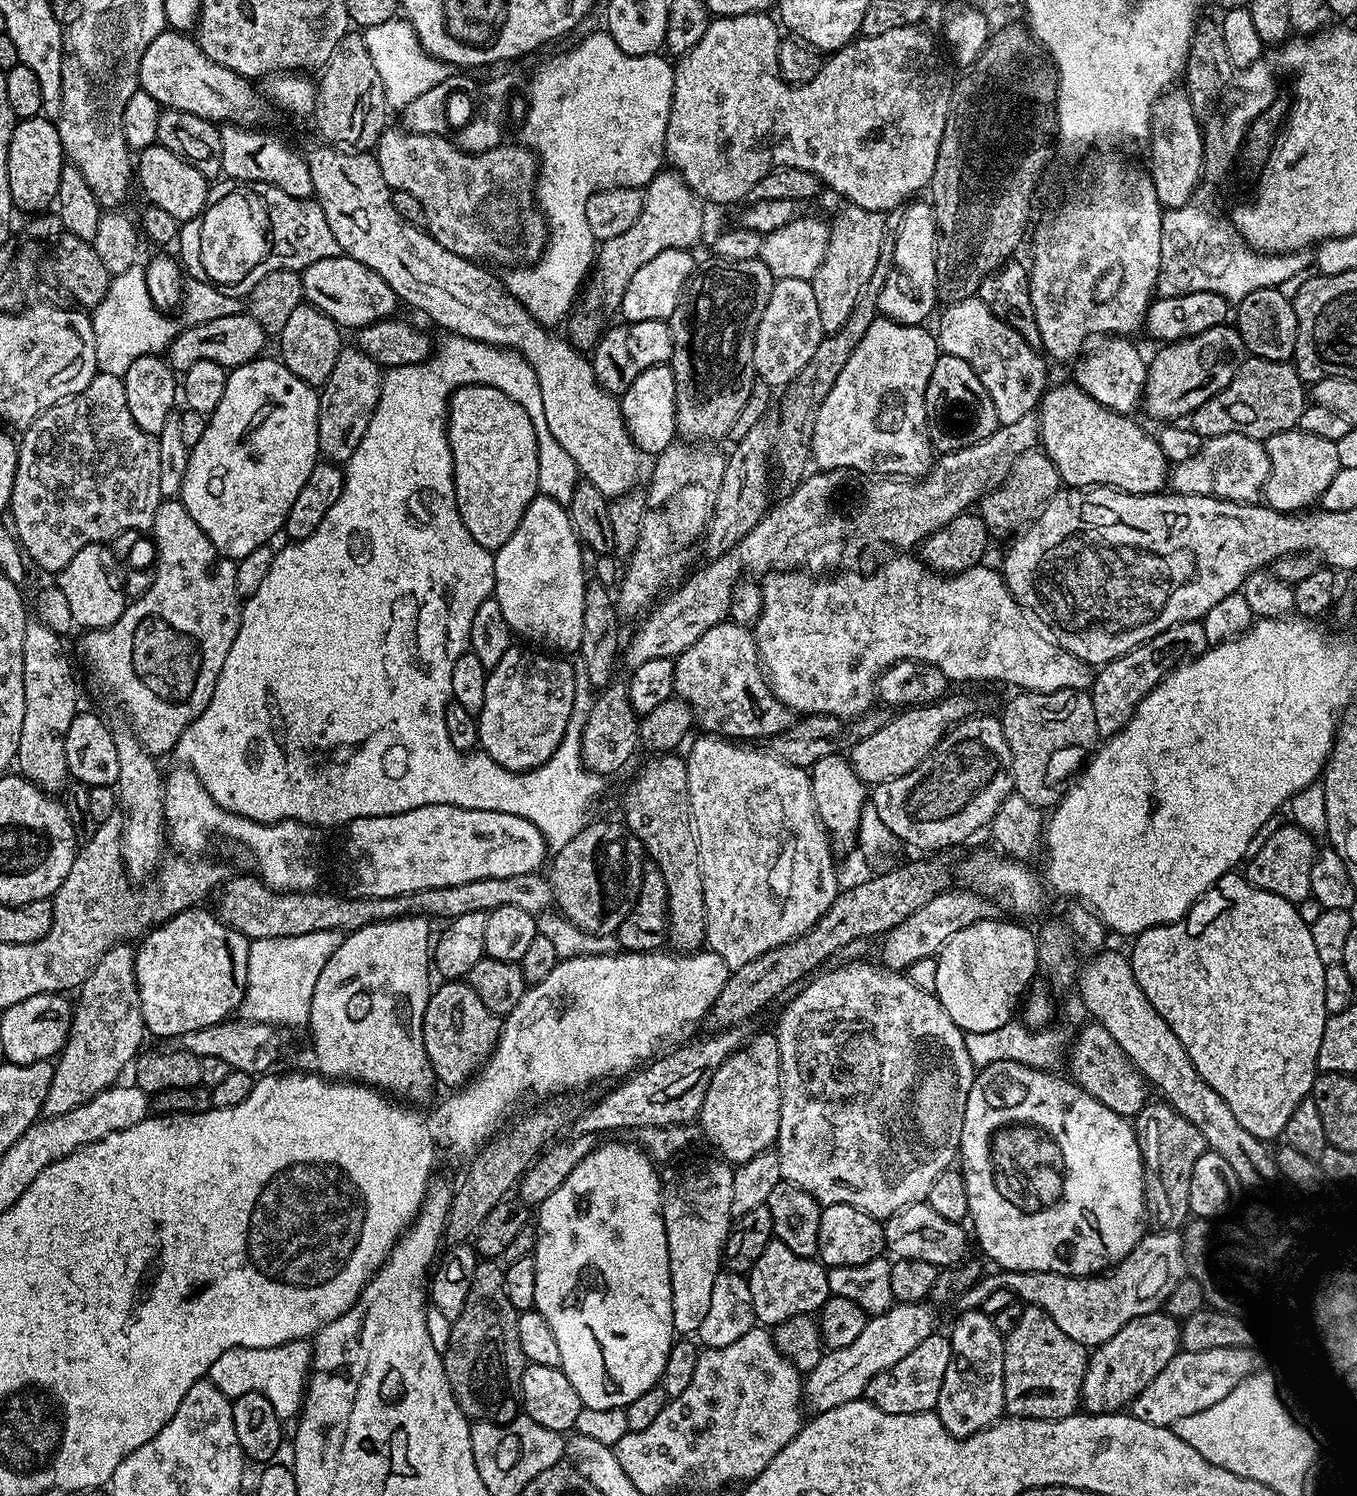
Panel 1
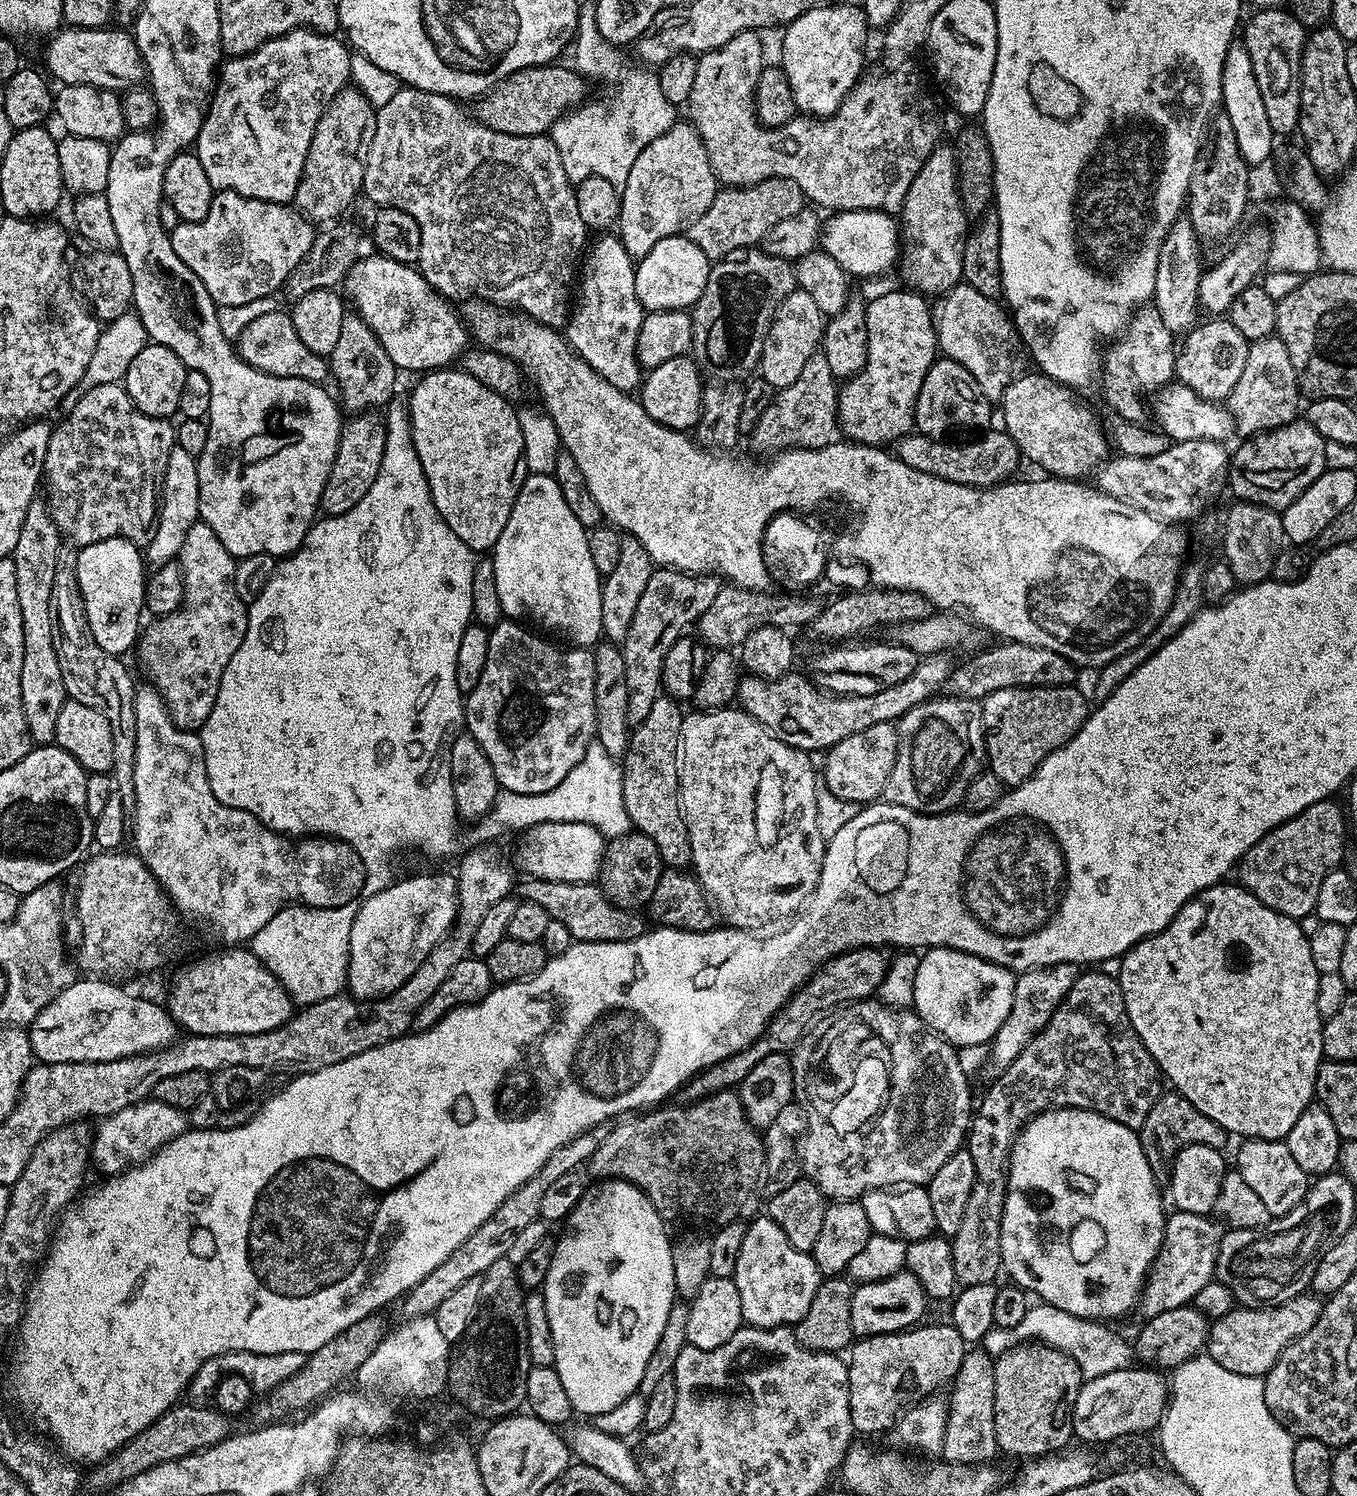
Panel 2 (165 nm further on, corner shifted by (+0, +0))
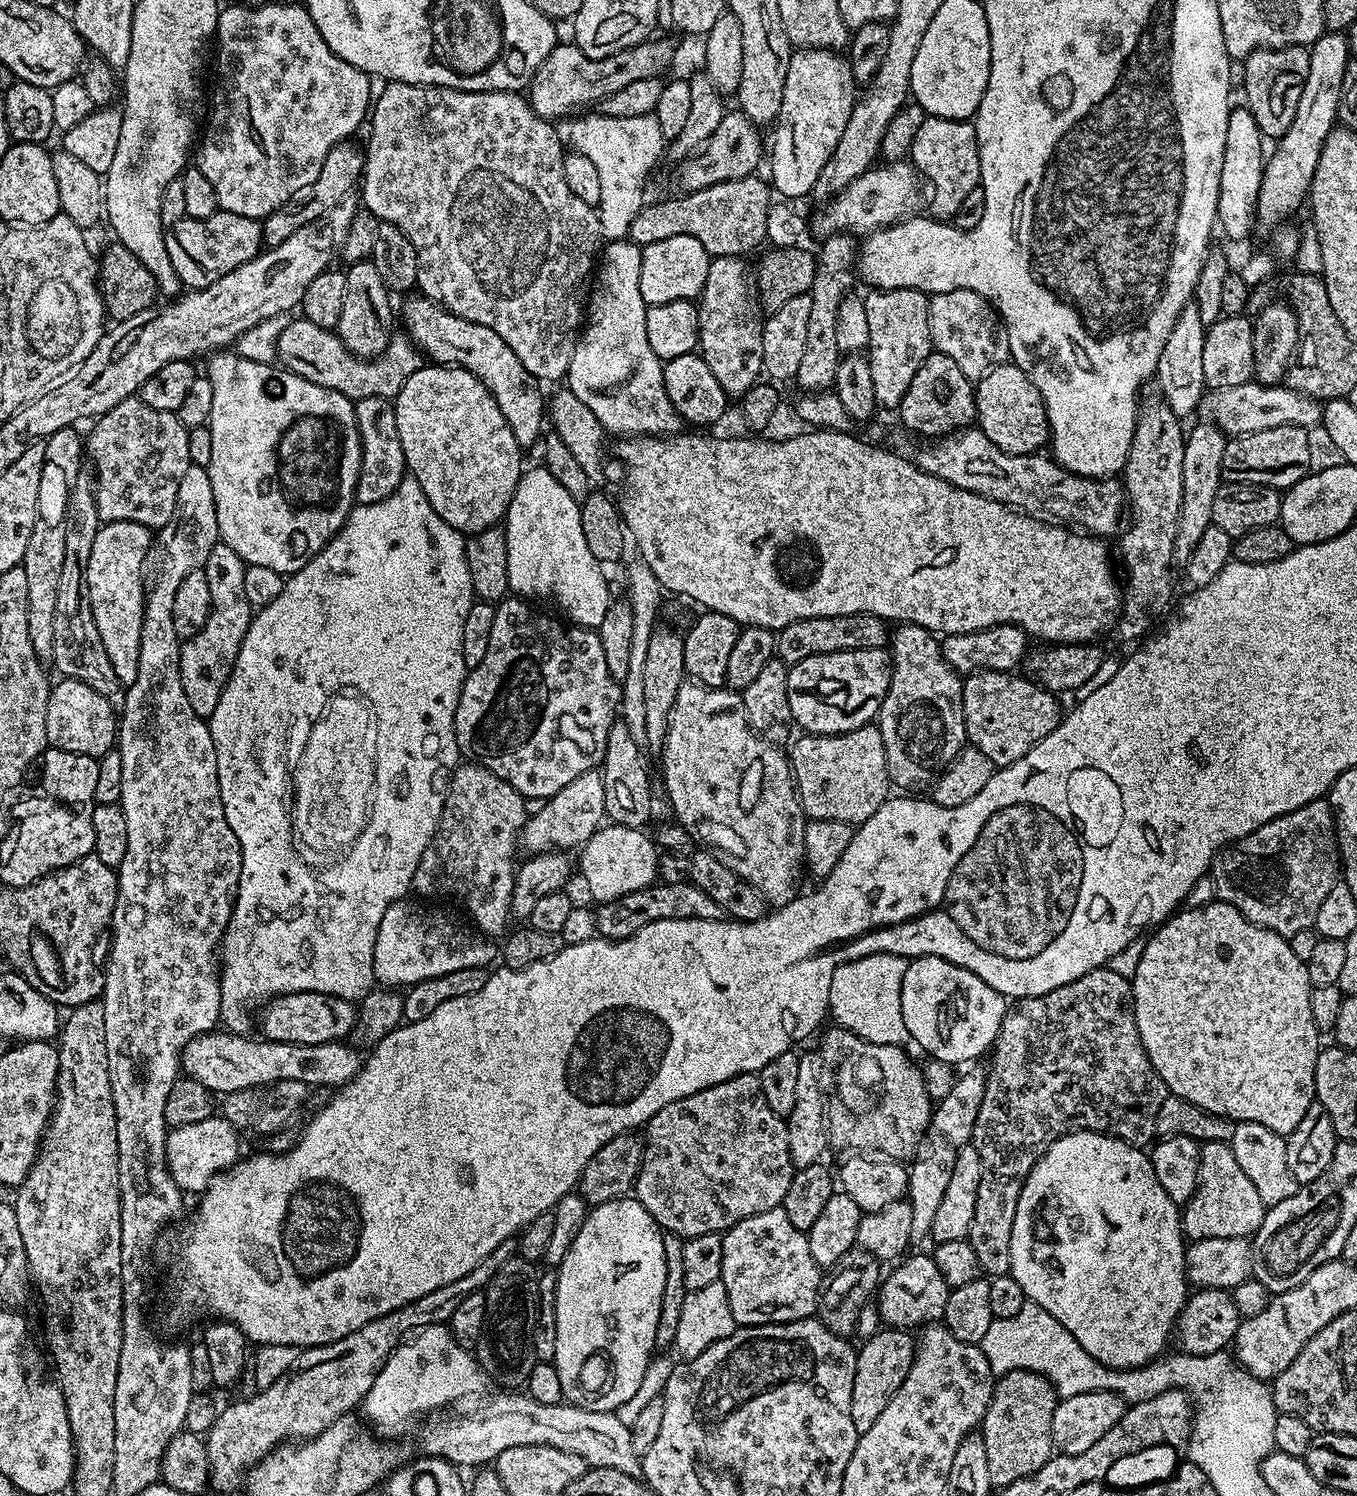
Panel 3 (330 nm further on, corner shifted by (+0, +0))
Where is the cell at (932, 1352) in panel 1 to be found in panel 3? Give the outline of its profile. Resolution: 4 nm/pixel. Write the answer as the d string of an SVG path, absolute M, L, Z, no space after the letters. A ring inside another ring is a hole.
M881 1330L867 1337L861 1344L864 1345L859 1345L856 1354L854 1394L850 1398L850 1418L854 1418L857 1433L870 1430L870 1426L874 1426L878 1419L878 1414L886 1410L898 1386L906 1382L906 1374L910 1374L916 1353L916 1340L908 1330Z

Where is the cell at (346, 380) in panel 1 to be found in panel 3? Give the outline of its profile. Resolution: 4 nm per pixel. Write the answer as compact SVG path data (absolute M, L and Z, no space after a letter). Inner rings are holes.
M371 258L348 264L344 277L346 294L342 301L342 318L338 318L334 331L346 346L346 350L350 350L354 356L378 357L382 350L386 350L390 333L393 331L392 304L388 301L389 290L382 282L382 277L378 275Z

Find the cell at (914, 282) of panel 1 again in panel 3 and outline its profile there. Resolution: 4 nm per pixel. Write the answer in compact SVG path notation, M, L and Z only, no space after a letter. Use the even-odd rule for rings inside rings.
M925 115L922 126L918 126L918 134L914 134L910 163L926 181L927 191L928 188L932 191L932 197L926 200L927 211L935 219L951 221L958 214L958 206L962 206L962 201L970 195L970 190L980 187L980 143L976 141L975 123Z

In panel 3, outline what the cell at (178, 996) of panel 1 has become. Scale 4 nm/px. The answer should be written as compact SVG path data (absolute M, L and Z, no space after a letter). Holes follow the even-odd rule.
M287 992L285 996L269 999L263 1008L260 1028L264 1032L261 1033L269 1040L290 1042L291 1044L329 1044L335 1040L343 1041L345 1038L351 1037L358 1015L357 1005L347 996L331 996L322 992Z

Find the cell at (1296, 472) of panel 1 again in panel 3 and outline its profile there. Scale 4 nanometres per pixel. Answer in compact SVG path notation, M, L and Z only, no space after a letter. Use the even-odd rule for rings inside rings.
M1291 424L1233 436L1222 453L1222 481L1230 484L1257 484L1277 490L1293 488L1310 468L1307 431Z

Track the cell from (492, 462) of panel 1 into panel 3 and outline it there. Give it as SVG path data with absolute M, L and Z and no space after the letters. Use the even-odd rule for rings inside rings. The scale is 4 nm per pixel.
M425 366L417 368L414 374L410 374L410 378L406 378L406 386L402 386L400 393L394 397L394 403L396 417L398 418L398 438L402 438L402 450L404 451L404 463L407 471L416 479L418 486L422 486L422 494L426 494L426 498L430 498L430 506L434 506L438 518L442 518L442 522L446 522L451 528L458 530L462 534L471 534L481 532L487 528L497 527L507 517L508 507L514 498L514 490L520 481L522 471L520 455L522 455L522 449L514 438L514 430L510 430L502 410L498 410L498 402L494 402L490 390L478 378L474 378L474 374L470 374L464 368Z

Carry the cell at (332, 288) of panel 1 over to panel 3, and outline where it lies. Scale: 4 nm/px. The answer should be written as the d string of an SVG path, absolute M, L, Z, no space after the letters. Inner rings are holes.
M416 294L404 304L404 328L409 340L416 345L417 349L433 365L436 366L455 366L464 368L470 374L474 374L474 378L478 378L480 382L488 390L490 390L494 402L498 402L498 410L502 410L502 414L506 418L506 422L510 426L510 430L514 430L514 438L520 444L521 449L528 450L532 443L539 441L542 436L540 427L546 424L546 396L540 393L541 385L535 376L532 376L522 362L519 362L518 356L514 354L510 346L503 342L498 334L488 326L478 326L474 322L470 322L466 318L458 318L452 312L448 312L439 304L433 304L431 300L423 295Z

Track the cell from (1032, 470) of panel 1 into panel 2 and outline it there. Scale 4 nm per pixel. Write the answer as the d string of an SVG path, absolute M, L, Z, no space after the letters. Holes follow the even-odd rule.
M991 428L980 437L962 443L934 440L926 435L911 432L897 441L895 455L911 469L921 470L932 477L943 478L959 485L992 487L1009 479L1020 463L1017 444L1002 428Z

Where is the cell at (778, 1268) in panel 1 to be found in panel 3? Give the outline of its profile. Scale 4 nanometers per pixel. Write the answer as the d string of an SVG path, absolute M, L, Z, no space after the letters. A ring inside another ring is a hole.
M784 1207L754 1214L729 1228L723 1237L720 1280L726 1286L726 1298L730 1298L730 1310L737 1325L785 1324L791 1320L807 1320L815 1313L822 1287L822 1270L814 1262L814 1254L810 1254L807 1235L790 1223Z

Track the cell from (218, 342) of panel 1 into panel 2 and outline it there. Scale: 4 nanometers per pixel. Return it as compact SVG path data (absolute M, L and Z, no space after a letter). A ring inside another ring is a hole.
M277 310L270 314L262 314L262 318L254 318L246 330L235 341L234 347L247 364L262 370L266 374L274 374L282 378L302 378L313 382L327 381L330 376L330 364L327 359L302 342L298 338L298 330L294 330L294 322L287 311Z

